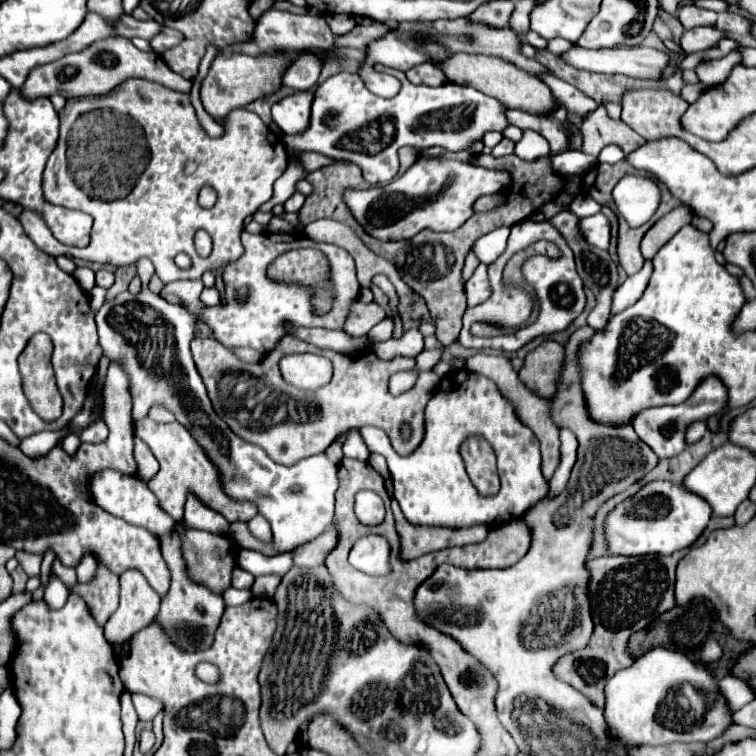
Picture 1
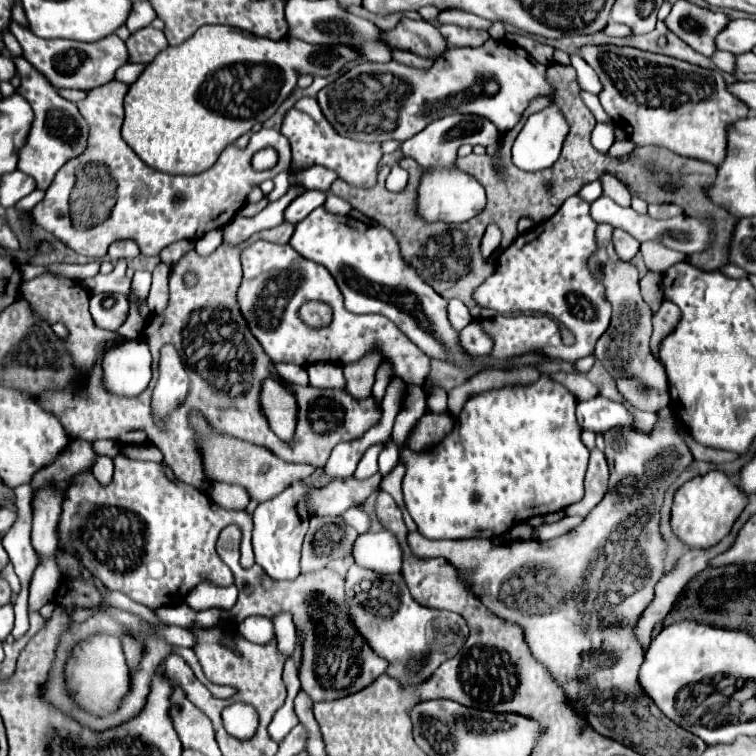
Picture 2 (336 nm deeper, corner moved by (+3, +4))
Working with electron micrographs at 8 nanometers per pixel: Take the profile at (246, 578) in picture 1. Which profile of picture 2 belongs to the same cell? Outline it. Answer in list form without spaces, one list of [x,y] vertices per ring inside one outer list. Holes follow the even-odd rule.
[[[231,524],[223,528],[216,543],[219,556],[233,570],[235,586],[239,588],[239,600],[229,614],[233,622],[241,622],[249,616],[275,618],[283,612],[289,612],[293,616],[301,640],[301,666],[299,666],[301,688],[311,696],[313,702],[337,700],[355,694],[367,688],[371,682],[375,682],[375,678],[385,674],[387,660],[379,658],[379,654],[371,650],[369,642],[359,634],[359,630],[355,630],[355,624],[351,622],[349,602],[345,600],[343,576],[331,572],[329,568],[323,568],[313,574],[301,574],[295,582],[273,582],[259,566],[253,566],[249,570],[241,568],[240,542],[239,526]]]

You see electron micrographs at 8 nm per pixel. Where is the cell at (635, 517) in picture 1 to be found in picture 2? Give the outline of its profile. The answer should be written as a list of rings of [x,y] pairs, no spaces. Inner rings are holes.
[[[719,470],[707,472],[705,476],[697,476],[685,482],[673,500],[671,508],[671,526],[675,534],[691,548],[709,548],[723,540],[733,522],[739,518],[743,508],[747,506],[745,492],[725,474]]]

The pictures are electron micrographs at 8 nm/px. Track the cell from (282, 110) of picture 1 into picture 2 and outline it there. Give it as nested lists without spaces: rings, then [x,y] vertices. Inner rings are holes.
[[[313,97],[299,99],[283,120],[281,134],[291,144],[291,170],[305,170],[309,166],[325,166],[335,170],[341,180],[353,186],[373,186],[377,178],[377,164],[383,156],[379,142],[355,142],[351,138],[339,136],[333,126],[323,116],[321,108]]]

